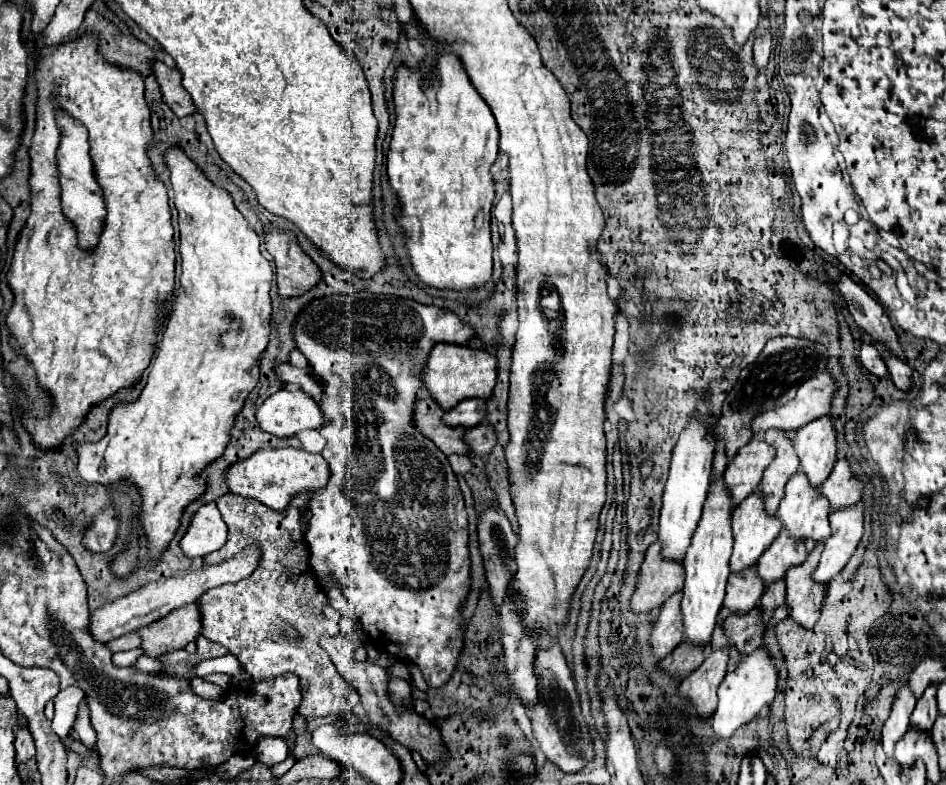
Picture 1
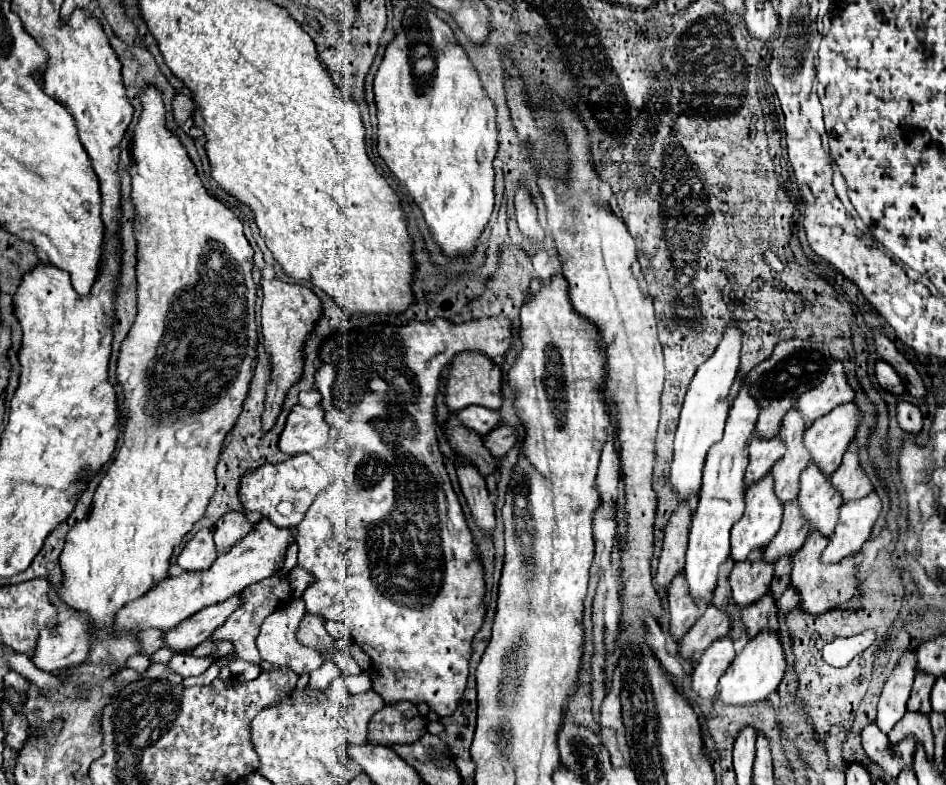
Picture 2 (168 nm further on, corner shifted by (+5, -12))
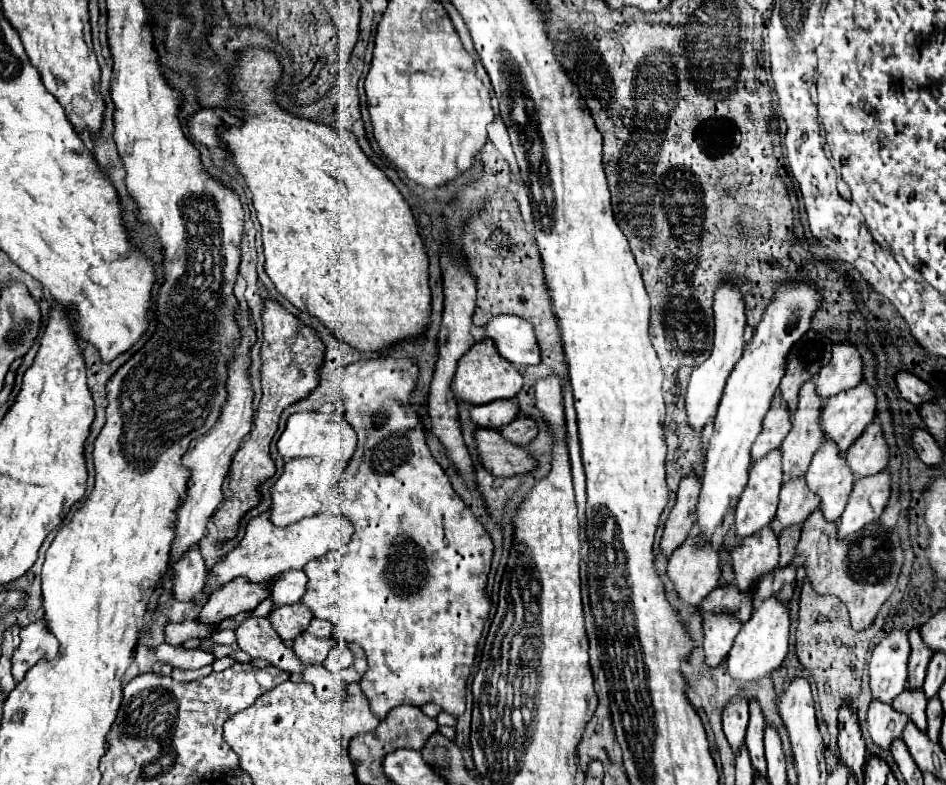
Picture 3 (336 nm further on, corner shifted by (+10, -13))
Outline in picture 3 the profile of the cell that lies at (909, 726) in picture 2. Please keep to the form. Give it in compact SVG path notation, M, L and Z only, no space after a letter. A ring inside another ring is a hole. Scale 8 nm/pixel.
M902 691L902 695L894 699L892 707L894 711L906 715L920 731L926 733L926 703L928 699L922 695L922 691Z

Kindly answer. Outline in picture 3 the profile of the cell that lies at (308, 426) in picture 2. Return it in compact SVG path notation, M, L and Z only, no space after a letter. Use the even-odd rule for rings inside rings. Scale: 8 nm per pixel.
M294 413L290 415L284 433L278 439L278 451L284 459L292 457L320 457L320 459L338 459L350 461L356 449L356 433L342 413Z

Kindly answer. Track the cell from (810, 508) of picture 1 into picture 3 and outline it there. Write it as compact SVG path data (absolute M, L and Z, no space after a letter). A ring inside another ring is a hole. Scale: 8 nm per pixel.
M824 441L812 457L806 473L806 485L820 497L818 509L824 513L824 519L830 523L838 521L852 491L854 475L850 475L844 455L838 455L838 447L834 447L834 443Z

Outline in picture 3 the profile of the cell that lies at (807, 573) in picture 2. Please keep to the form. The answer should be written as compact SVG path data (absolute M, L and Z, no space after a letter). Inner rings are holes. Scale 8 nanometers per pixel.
M818 509L802 525L802 537L796 551L804 557L804 571L812 589L818 595L836 595L850 607L854 631L864 631L874 623L880 607L896 587L904 561L896 531L886 531L874 521L870 527L858 531L858 535L840 541L836 539L836 525L826 523Z

